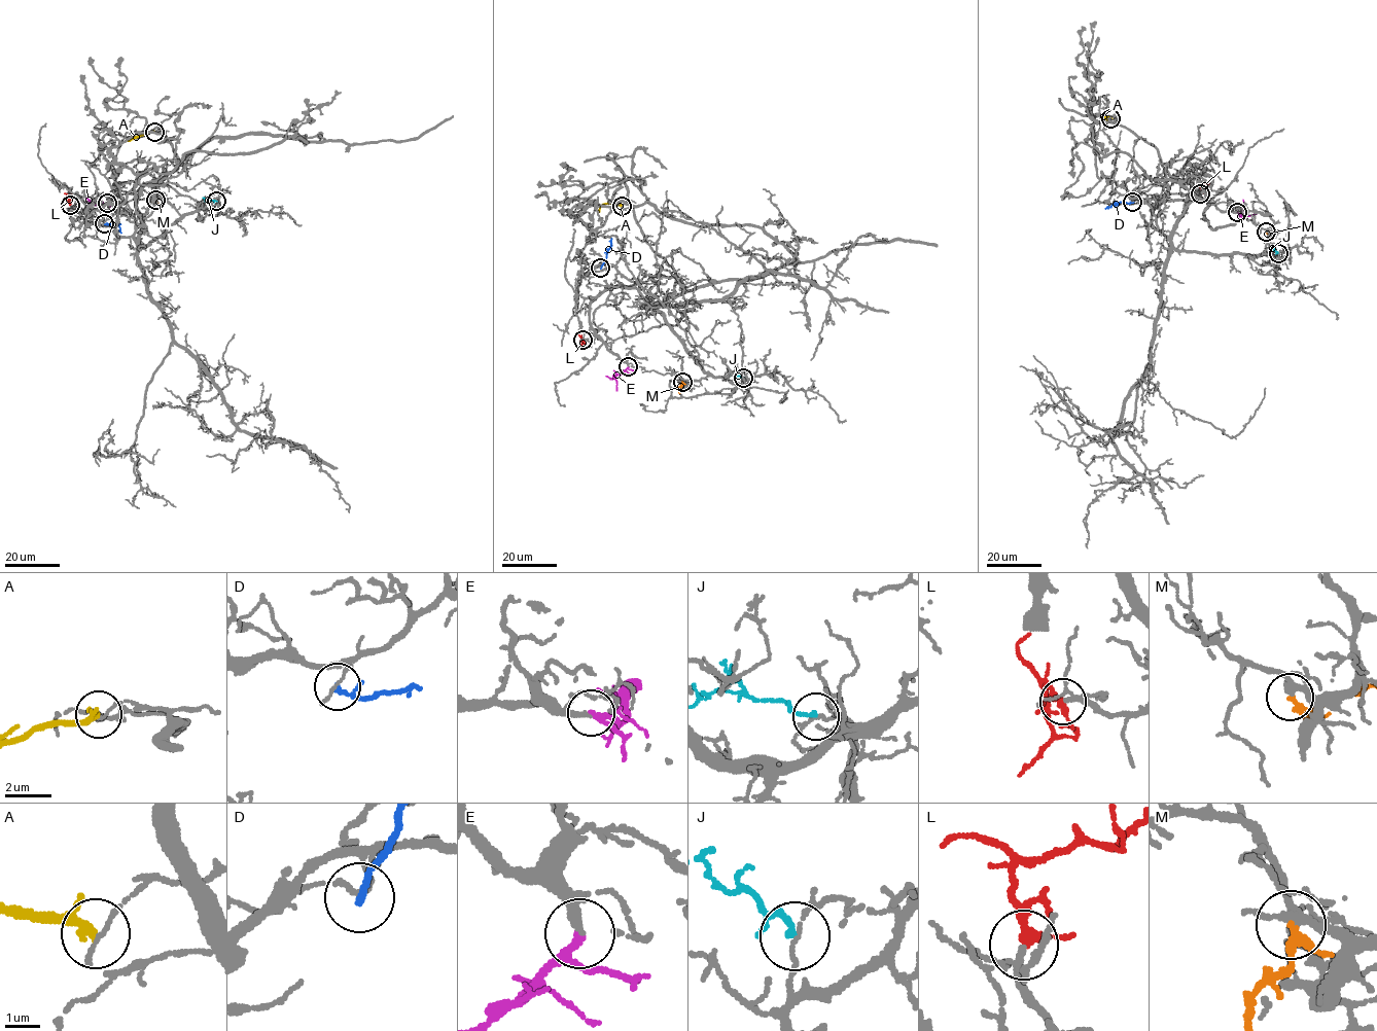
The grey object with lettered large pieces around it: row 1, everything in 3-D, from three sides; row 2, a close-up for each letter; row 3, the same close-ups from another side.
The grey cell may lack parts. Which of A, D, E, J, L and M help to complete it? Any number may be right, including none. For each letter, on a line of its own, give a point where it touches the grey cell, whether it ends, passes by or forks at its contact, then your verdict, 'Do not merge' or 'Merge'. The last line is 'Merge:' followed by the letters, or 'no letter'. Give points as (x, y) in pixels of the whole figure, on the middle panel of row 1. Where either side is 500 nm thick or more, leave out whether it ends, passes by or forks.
A: Touches grey at (622, 206). It passes by. Do not merge
D: Touches grey at (600, 268). It ends there. Do not merge
E: Touches grey at (628, 366). It passes by. Merge
J: Touches grey at (743, 378). It ends there. Do not merge
L: Touches grey at (583, 340). It passes by. Merge
M: Touches grey at (682, 382). It passes by. Merge
Merge: E, L, M

